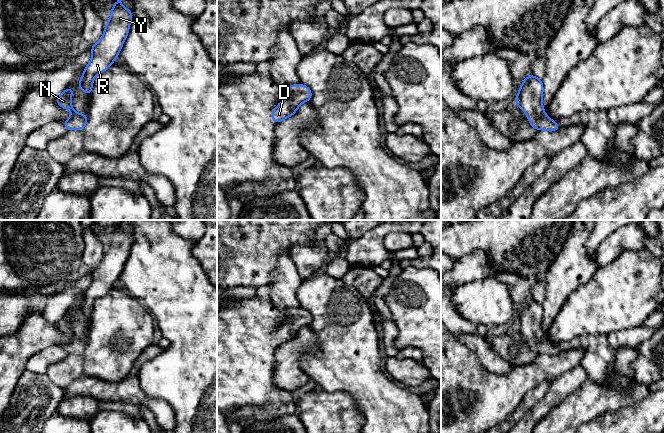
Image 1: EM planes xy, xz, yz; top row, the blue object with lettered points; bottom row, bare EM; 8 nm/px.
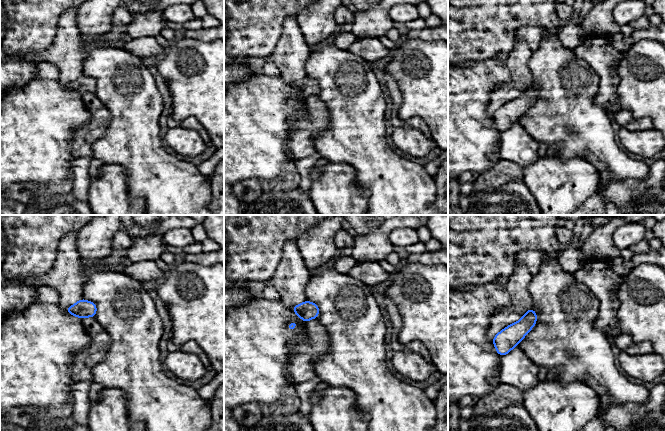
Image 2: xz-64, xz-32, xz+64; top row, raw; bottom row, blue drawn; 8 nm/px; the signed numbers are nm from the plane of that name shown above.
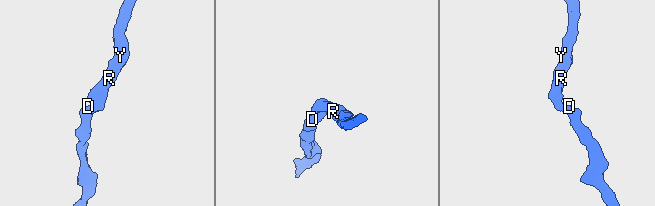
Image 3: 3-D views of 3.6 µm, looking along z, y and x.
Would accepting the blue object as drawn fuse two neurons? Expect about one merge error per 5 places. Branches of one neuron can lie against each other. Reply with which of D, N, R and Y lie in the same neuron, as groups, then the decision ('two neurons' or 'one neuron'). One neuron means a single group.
groups D N R Y; one neuron

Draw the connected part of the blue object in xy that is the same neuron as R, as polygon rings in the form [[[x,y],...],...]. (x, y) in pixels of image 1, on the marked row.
[[[121,1],[114,2],[111,18],[106,22],[101,39],[92,44],[92,58],[78,82],[79,88],[88,96],[91,96],[94,78],[114,63],[129,33],[133,14],[121,5]]]

